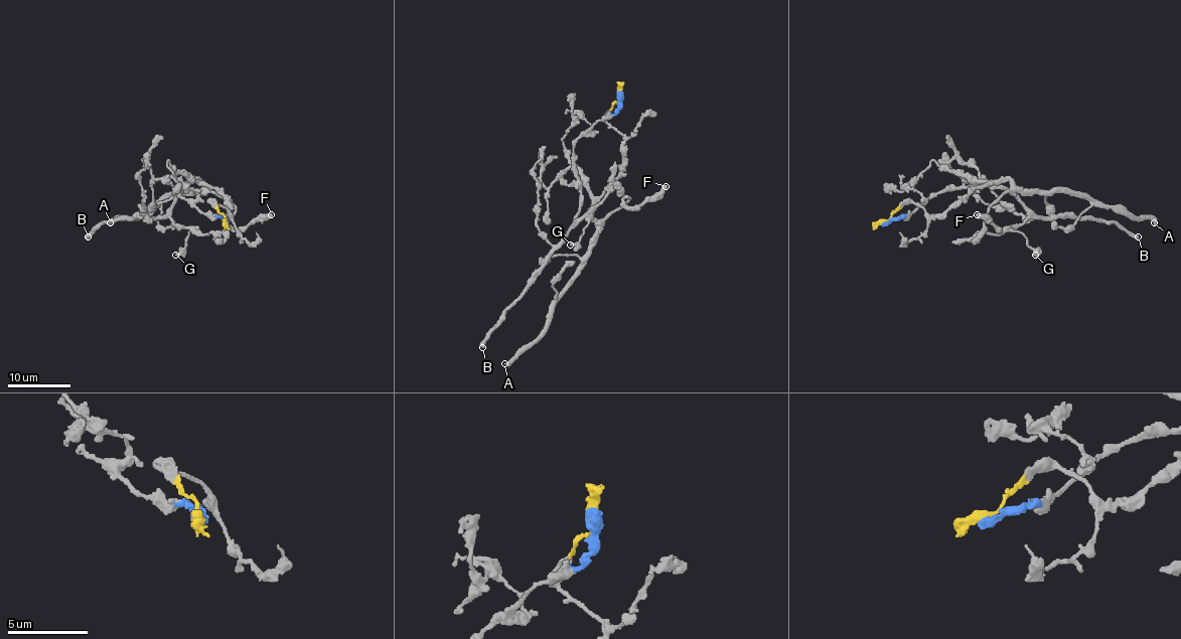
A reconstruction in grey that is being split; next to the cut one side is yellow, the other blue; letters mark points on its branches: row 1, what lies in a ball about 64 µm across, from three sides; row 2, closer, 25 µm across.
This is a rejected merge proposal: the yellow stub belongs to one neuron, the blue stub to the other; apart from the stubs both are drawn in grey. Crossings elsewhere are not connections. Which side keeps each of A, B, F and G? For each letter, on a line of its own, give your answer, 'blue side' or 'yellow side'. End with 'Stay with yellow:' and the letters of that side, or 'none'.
A: yellow side
B: blue side
F: yellow side
G: blue side
Stay with yellow: A, F

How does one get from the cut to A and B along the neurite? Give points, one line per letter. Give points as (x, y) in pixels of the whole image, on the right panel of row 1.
A: (885, 220), (911, 202), (929, 214), (944, 214), (976, 188), (1009, 180), (1017, 188), (1083, 192), (1154, 222)
B: (885, 220), (897, 220), (933, 194), (973, 185), (995, 185), (1009, 189), (1039, 216), (1115, 220), (1138, 236)

